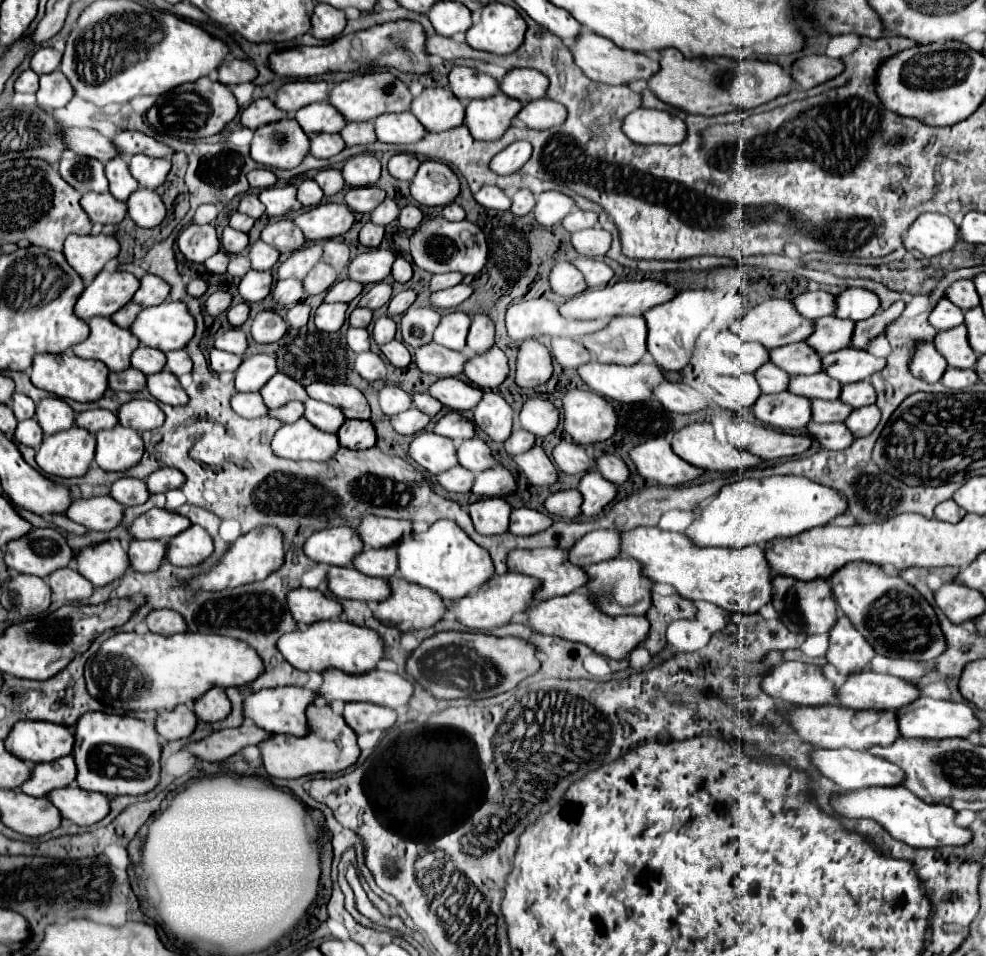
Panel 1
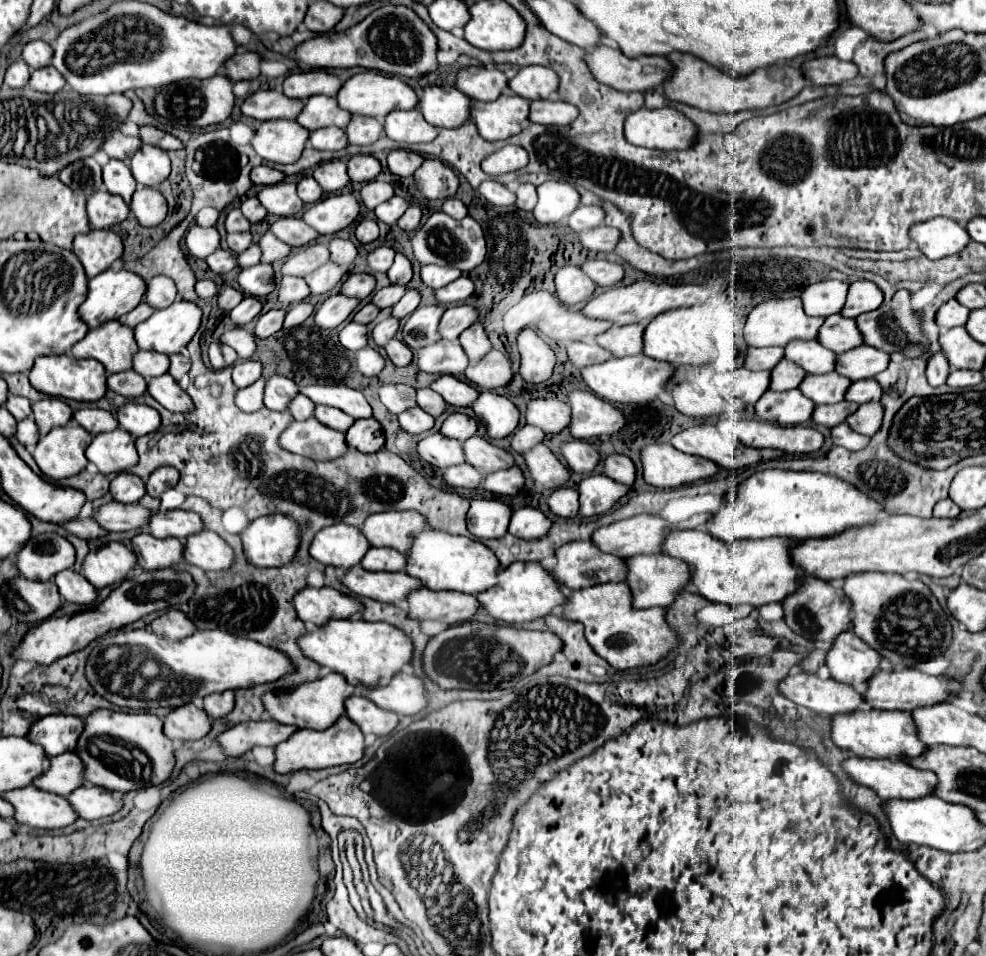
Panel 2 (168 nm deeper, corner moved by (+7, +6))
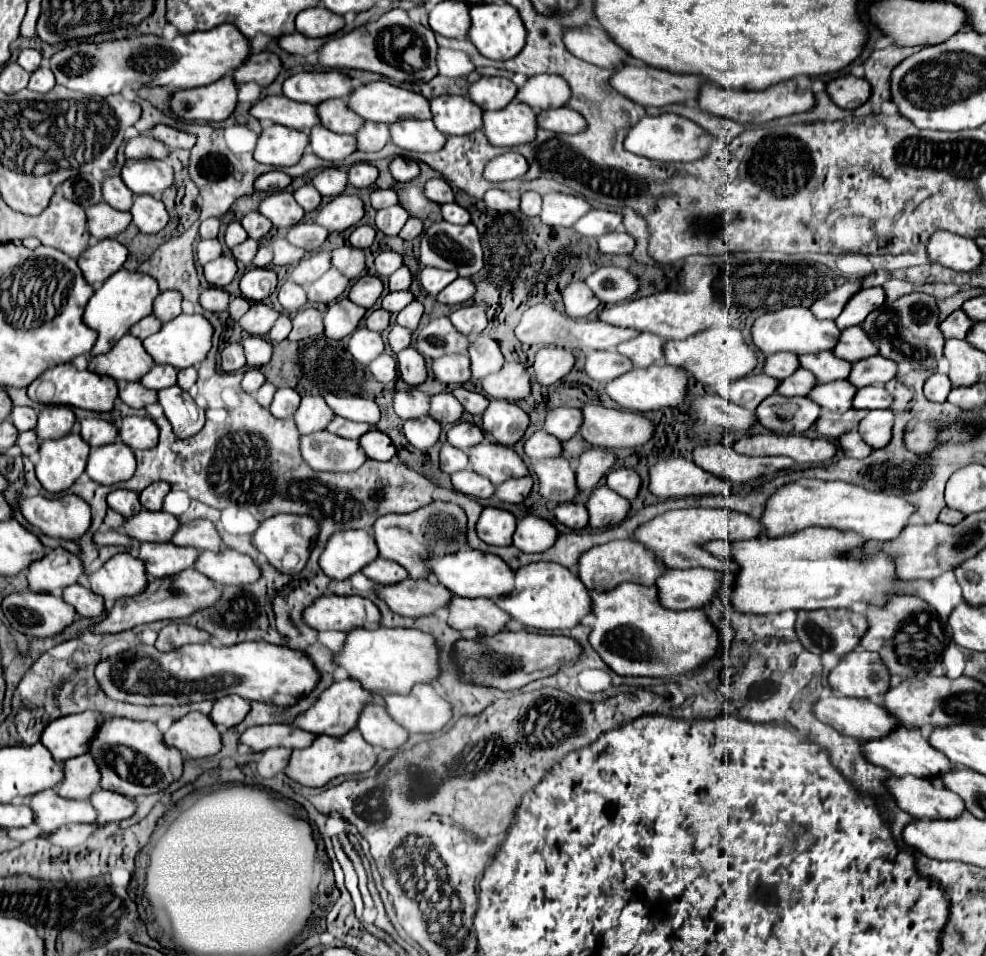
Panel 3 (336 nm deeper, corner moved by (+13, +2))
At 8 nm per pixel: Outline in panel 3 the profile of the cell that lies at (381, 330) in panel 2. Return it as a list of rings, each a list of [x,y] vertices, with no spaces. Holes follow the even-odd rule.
[[[393,326],[393,328],[389,330],[387,344],[389,344],[389,348],[391,348],[395,354],[401,352],[403,348],[407,348],[409,342],[411,342],[411,332],[409,332],[409,330],[405,330],[405,328],[401,328],[401,326]]]

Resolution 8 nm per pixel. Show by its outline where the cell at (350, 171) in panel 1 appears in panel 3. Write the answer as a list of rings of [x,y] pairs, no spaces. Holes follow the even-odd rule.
[[[359,162],[359,164],[353,164],[349,168],[349,184],[355,186],[355,188],[369,188],[375,184],[379,172],[373,164],[367,164],[367,162]]]

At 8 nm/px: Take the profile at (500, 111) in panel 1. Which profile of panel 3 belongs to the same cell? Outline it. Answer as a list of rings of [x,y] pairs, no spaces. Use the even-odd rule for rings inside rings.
[[[511,100],[501,110],[483,112],[483,132],[493,146],[517,146],[533,140],[537,130],[531,106]]]

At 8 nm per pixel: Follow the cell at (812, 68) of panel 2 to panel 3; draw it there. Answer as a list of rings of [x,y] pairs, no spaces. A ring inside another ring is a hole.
[[[843,74],[843,76],[837,76],[837,78],[829,80],[825,92],[829,94],[829,98],[837,106],[857,108],[869,98],[871,86],[869,86],[869,82],[865,78],[857,78],[853,74]]]

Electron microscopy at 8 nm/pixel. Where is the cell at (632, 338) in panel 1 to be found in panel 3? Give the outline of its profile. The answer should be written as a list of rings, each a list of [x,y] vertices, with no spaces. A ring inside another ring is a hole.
[[[643,332],[623,344],[617,350],[627,356],[635,366],[651,366],[663,362],[663,340],[649,332]]]

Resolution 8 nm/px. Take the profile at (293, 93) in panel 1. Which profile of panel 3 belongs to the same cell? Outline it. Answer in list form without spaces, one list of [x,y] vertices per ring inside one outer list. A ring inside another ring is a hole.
[[[337,70],[301,72],[283,82],[283,94],[287,98],[297,102],[309,102],[313,106],[329,98],[345,98],[349,90],[353,90],[349,78]]]

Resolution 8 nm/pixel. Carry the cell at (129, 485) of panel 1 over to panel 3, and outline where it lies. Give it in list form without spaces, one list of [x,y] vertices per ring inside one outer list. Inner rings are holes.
[[[117,488],[107,496],[107,504],[109,508],[113,508],[115,512],[119,512],[121,516],[131,516],[137,514],[137,510],[141,510],[141,502],[139,502],[139,494],[133,490],[125,490],[125,488]]]

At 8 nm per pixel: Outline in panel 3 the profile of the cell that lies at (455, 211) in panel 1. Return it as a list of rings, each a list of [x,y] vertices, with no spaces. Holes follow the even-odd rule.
[[[455,202],[443,204],[441,210],[443,210],[443,220],[447,220],[451,224],[469,224],[471,222],[469,212],[465,208],[461,208],[459,204],[455,204]]]

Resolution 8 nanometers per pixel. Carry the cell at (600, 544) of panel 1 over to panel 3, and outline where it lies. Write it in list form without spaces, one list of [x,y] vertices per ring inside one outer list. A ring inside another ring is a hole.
[[[685,508],[685,510],[669,510],[665,514],[659,514],[639,528],[633,530],[631,540],[643,544],[649,552],[655,554],[659,562],[663,562],[667,568],[713,568],[713,570],[725,570],[725,572],[737,572],[737,566],[733,562],[717,560],[715,556],[709,556],[701,544],[709,540],[745,540],[745,538],[757,538],[761,534],[761,524],[757,518],[725,508]]]

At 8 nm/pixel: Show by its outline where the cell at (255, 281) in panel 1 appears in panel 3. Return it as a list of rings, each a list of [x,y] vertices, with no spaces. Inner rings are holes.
[[[253,268],[245,272],[239,284],[243,298],[251,302],[265,300],[269,294],[273,294],[275,286],[277,286],[277,276],[273,270],[267,270],[267,268]]]

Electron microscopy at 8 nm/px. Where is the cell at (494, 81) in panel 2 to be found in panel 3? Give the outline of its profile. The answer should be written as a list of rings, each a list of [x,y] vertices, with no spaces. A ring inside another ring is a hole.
[[[479,78],[469,86],[469,98],[483,110],[505,108],[517,94],[517,86],[507,78]]]

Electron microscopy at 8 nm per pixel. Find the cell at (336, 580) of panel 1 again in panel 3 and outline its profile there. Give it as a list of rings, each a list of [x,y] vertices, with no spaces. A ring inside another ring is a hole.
[[[413,578],[387,586],[375,584],[375,594],[393,612],[409,618],[433,614],[451,600],[447,588],[441,588],[439,584],[433,584],[429,580],[413,580]]]

